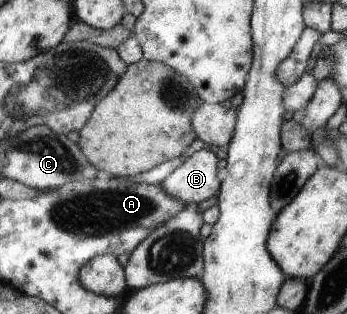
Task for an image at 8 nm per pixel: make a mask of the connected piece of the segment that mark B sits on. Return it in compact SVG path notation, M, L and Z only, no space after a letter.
M203 147L174 168L160 186L166 196L187 206L196 206L216 196L221 188L217 160L214 153Z

